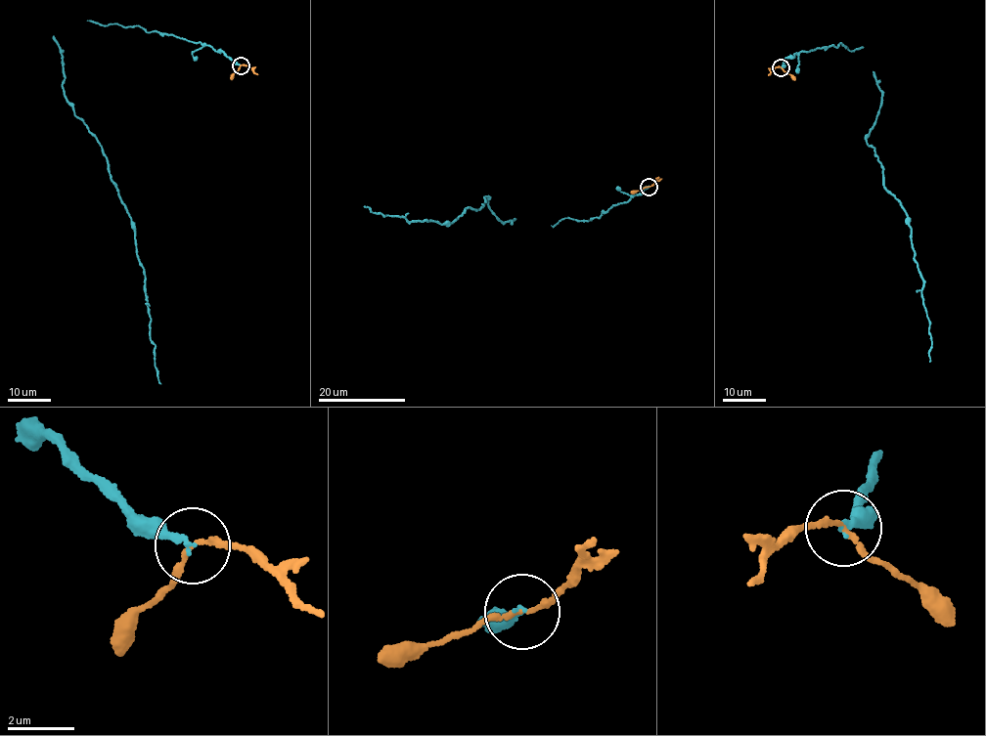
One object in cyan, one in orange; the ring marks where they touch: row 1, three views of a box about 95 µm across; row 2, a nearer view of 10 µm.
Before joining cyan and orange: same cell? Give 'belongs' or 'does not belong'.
belongs

